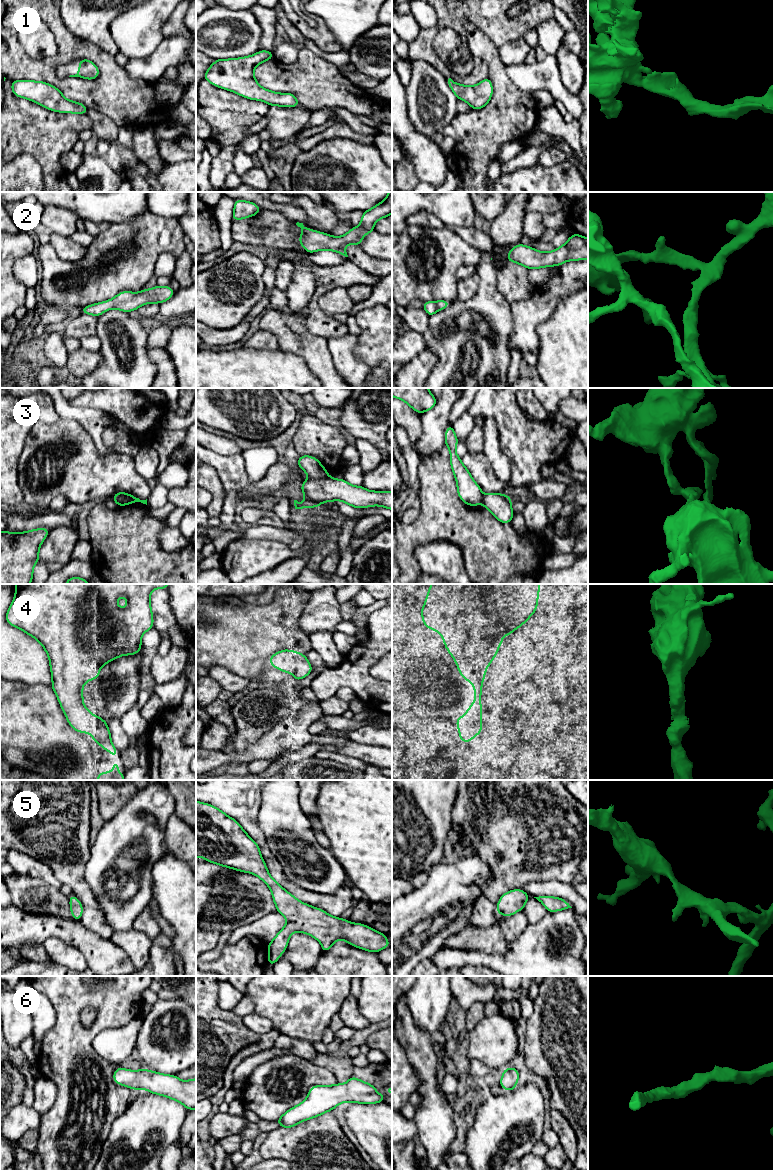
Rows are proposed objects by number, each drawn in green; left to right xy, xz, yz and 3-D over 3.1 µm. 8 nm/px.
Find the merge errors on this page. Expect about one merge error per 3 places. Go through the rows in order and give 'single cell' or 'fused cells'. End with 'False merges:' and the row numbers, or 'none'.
1: single cell
2: single cell
3: fused cells
4: single cell
5: single cell
6: single cell
False merges: 3

